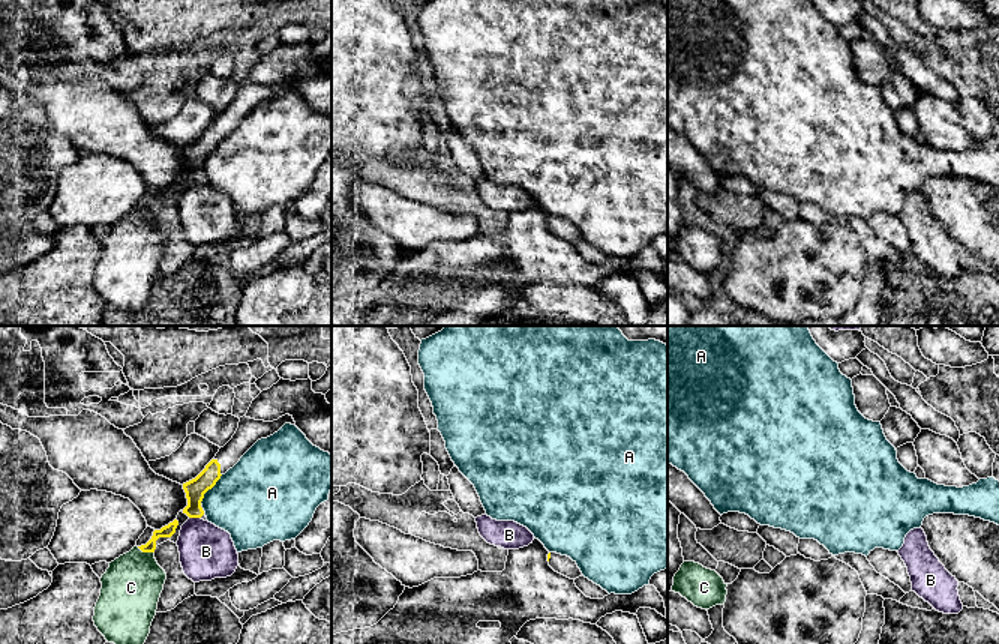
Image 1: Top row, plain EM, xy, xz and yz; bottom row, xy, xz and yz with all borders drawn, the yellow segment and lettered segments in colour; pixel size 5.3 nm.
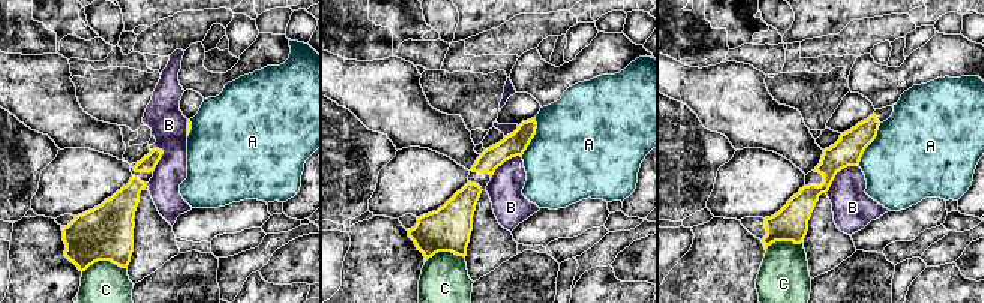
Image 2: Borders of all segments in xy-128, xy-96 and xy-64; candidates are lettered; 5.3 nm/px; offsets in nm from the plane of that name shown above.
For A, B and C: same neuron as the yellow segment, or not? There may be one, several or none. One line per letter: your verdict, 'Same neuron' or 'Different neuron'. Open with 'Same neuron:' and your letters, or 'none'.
Same neuron: none
A: Different neuron
B: Different neuron
C: Different neuron

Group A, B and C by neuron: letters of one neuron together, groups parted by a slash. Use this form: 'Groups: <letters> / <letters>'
Groups: A / B / C

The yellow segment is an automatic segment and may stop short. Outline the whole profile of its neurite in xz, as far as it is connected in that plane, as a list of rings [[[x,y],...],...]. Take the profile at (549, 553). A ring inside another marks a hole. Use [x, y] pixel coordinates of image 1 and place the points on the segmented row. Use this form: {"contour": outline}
{"contour": [[[549,552],[548,554],[548,561],[549,561],[549,566],[555,572],[558,572],[558,573],[561,573],[561,575],[564,575],[570,579],[576,579],[579,576],[584,576],[580,569],[578,567],[576,561],[573,561],[567,555],[561,555],[561,554],[556,554],[556,552]]]}

